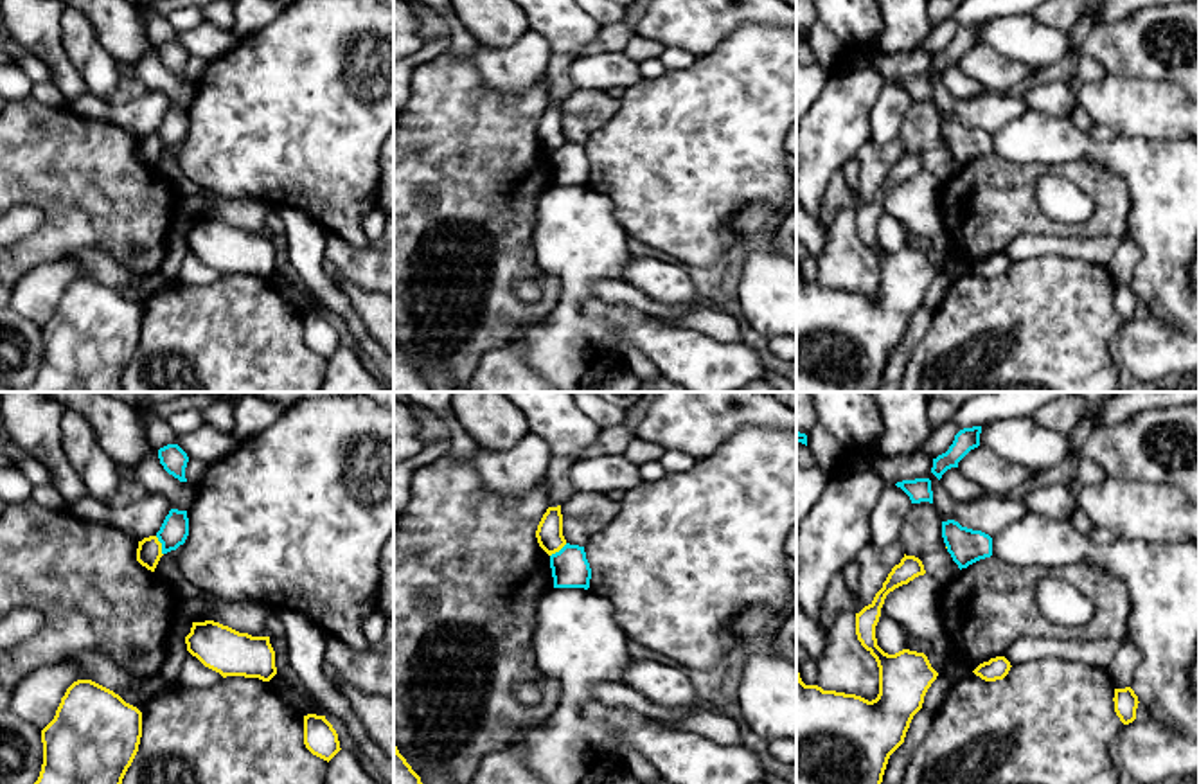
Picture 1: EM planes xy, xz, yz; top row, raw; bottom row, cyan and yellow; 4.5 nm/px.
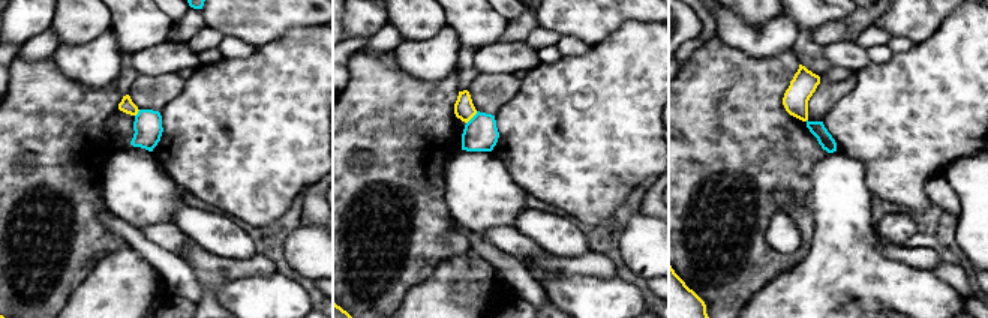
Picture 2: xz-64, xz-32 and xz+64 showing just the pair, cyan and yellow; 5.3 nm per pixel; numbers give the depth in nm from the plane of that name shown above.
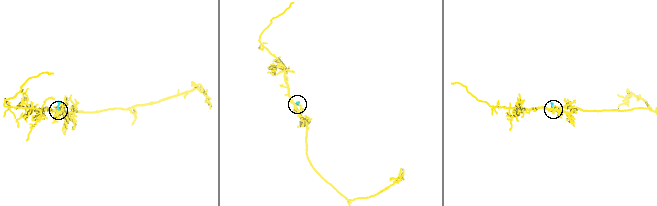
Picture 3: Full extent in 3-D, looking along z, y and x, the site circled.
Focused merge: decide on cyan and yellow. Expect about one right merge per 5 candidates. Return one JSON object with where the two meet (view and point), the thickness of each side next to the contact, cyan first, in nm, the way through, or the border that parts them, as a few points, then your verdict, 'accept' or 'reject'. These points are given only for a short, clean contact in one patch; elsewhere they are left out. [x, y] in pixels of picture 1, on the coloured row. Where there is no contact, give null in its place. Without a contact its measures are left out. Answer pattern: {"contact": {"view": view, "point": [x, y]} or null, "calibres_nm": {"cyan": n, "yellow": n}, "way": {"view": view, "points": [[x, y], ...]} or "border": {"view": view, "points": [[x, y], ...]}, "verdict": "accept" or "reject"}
{"contact": {"view": "xy", "point": [162, 545]}, "calibres_nm": {"cyan": 130, "yellow": 110}, "border": {"view": "xy", "points": [[155, 536], [162, 554]]}, "verdict": "reject"}

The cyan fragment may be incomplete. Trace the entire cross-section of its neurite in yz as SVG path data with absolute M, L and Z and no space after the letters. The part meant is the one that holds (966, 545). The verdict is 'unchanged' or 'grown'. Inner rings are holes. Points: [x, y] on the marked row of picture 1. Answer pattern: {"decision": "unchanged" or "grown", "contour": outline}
{"decision": "unchanged", "contour": "M955 520L942 521L942 538L960 570L992 556L992 538L989 534L962 527Z"}

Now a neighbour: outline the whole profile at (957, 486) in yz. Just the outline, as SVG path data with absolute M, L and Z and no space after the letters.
M958 468L947 469L947 471L942 475L940 484L942 484L942 487L946 489L946 493L947 493L953 500L962 502L962 503L973 502L973 500L976 500L976 498L980 498L980 496L985 494L985 491L983 491L978 484L967 480L967 478L958 471Z

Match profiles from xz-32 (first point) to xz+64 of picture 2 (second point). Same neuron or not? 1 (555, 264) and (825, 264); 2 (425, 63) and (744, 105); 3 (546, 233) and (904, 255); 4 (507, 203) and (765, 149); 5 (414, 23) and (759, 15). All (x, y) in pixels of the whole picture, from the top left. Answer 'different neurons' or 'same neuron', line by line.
1: different neurons
2: different neurons
3: different neurons
4: different neurons
5: same neuron

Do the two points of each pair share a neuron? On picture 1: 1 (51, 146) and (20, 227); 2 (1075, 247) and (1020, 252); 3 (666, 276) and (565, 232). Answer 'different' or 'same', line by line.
1: different
2: same
3: different

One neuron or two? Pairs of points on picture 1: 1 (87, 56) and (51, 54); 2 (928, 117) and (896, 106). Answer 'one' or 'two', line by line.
1: two
2: two

